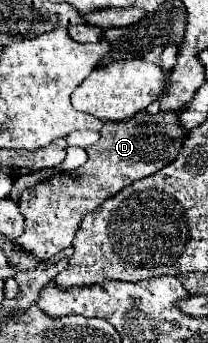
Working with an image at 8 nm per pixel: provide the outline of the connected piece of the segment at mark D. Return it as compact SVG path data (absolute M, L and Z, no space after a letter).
M185 109L159 111L157 115L139 111L127 121L105 121L101 127L101 139L85 149L89 155L85 165L73 171L57 173L51 179L23 191L19 199L19 211L25 219L25 231L17 243L43 261L71 247L77 227L87 213L97 209L105 199L113 197L123 187L157 173L177 159L185 137L189 135L179 121L183 111Z

